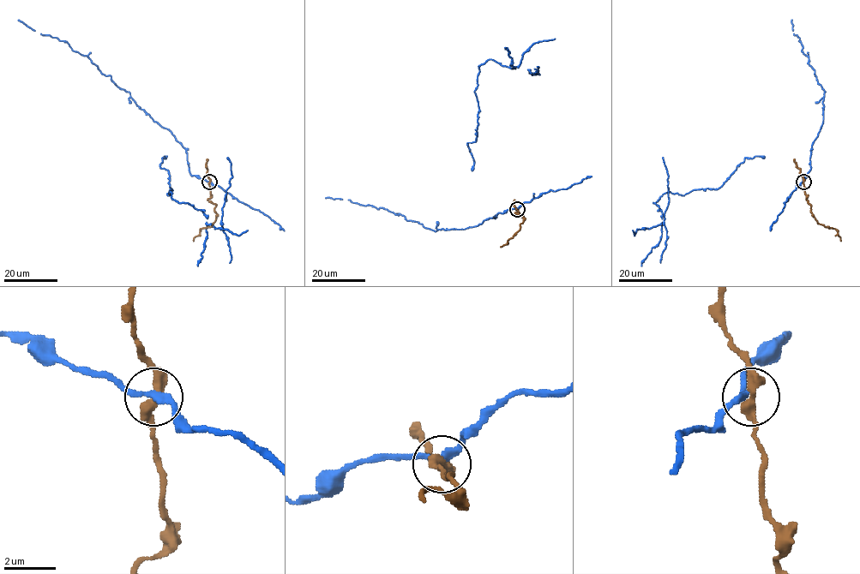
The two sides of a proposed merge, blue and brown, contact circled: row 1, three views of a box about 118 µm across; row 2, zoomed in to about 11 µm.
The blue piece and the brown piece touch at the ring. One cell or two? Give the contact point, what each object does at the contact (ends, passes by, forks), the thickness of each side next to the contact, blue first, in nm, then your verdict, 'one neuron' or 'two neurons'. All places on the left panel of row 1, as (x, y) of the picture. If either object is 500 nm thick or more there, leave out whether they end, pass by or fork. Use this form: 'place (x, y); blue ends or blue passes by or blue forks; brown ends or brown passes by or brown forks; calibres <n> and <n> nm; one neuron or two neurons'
place (209, 182); blue passes by; brown passes by; calibres 240 and 380 nm; two neurons

